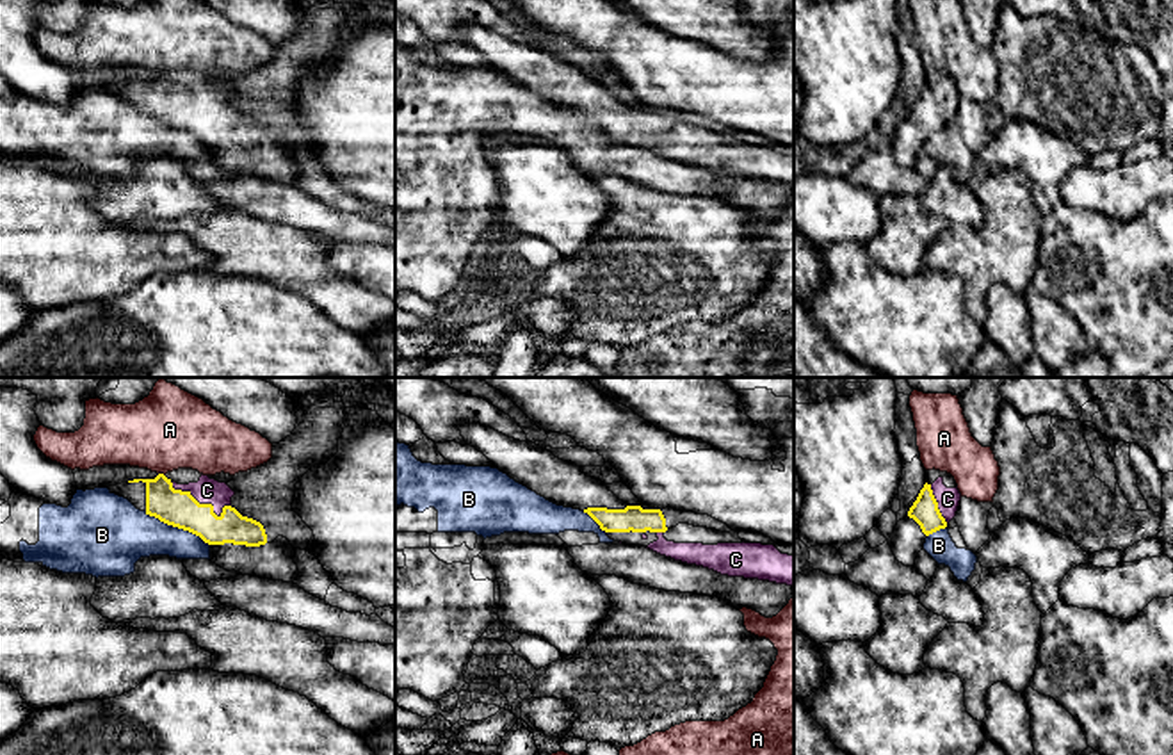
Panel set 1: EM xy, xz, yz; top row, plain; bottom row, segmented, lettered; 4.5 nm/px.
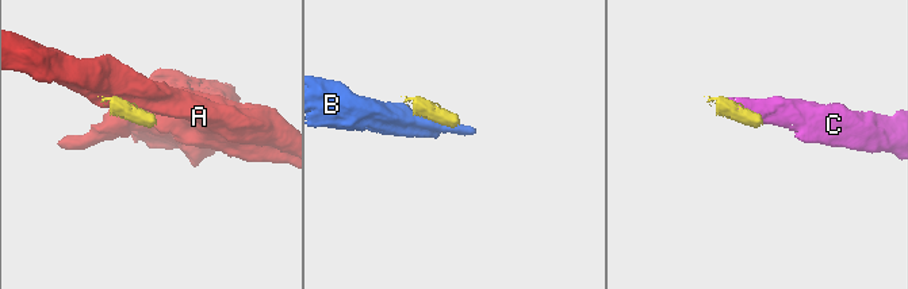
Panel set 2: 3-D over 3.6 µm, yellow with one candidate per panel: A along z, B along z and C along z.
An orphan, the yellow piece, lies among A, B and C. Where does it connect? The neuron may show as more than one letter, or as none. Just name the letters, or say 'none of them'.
C

